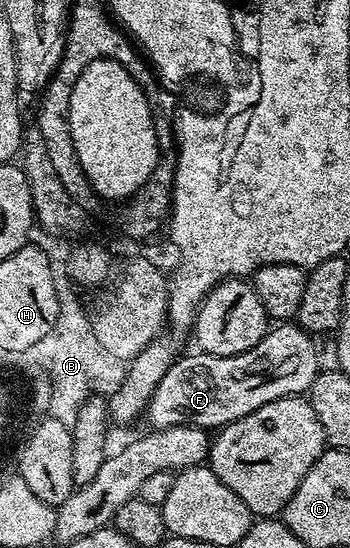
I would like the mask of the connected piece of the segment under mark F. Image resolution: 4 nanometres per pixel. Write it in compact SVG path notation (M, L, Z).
M280 323L269 328L268 333L250 351L242 351L233 357L219 357L203 351L195 351L189 357L181 356L170 371L162 375L154 395L150 395L146 418L152 429L165 429L171 425L193 425L205 431L219 431L262 407L283 397L307 394L316 374L321 372L320 357L316 354L313 334L296 323Z

